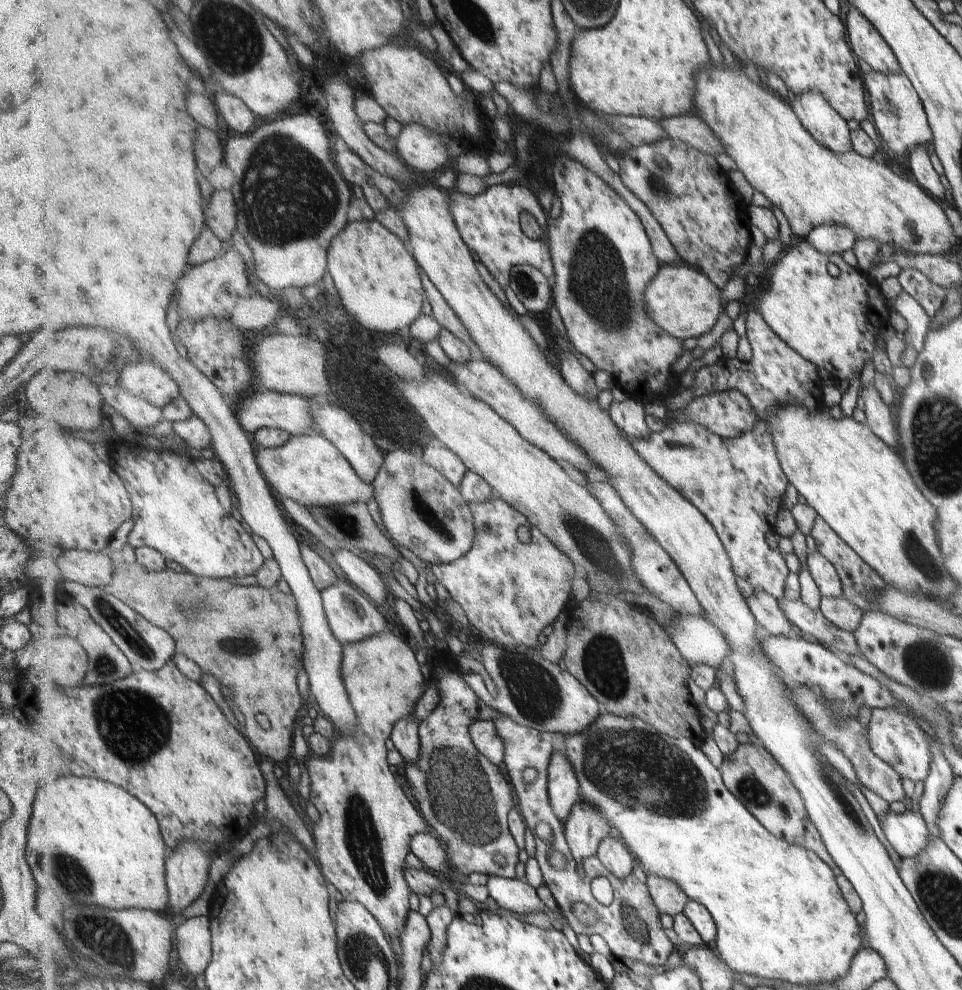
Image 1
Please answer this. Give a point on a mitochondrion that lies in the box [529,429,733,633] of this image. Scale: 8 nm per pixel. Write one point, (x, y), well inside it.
(591, 545)

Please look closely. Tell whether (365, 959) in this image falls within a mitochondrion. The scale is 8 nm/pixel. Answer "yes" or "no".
yes

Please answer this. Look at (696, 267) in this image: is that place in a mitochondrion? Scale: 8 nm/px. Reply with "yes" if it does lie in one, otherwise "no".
no

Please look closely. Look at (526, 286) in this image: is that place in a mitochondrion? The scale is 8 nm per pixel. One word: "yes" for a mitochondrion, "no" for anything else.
yes

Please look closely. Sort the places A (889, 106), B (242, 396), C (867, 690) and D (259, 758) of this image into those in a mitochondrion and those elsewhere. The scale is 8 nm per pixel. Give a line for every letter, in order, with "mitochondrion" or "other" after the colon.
A: mitochondrion
B: other
C: other
D: other

